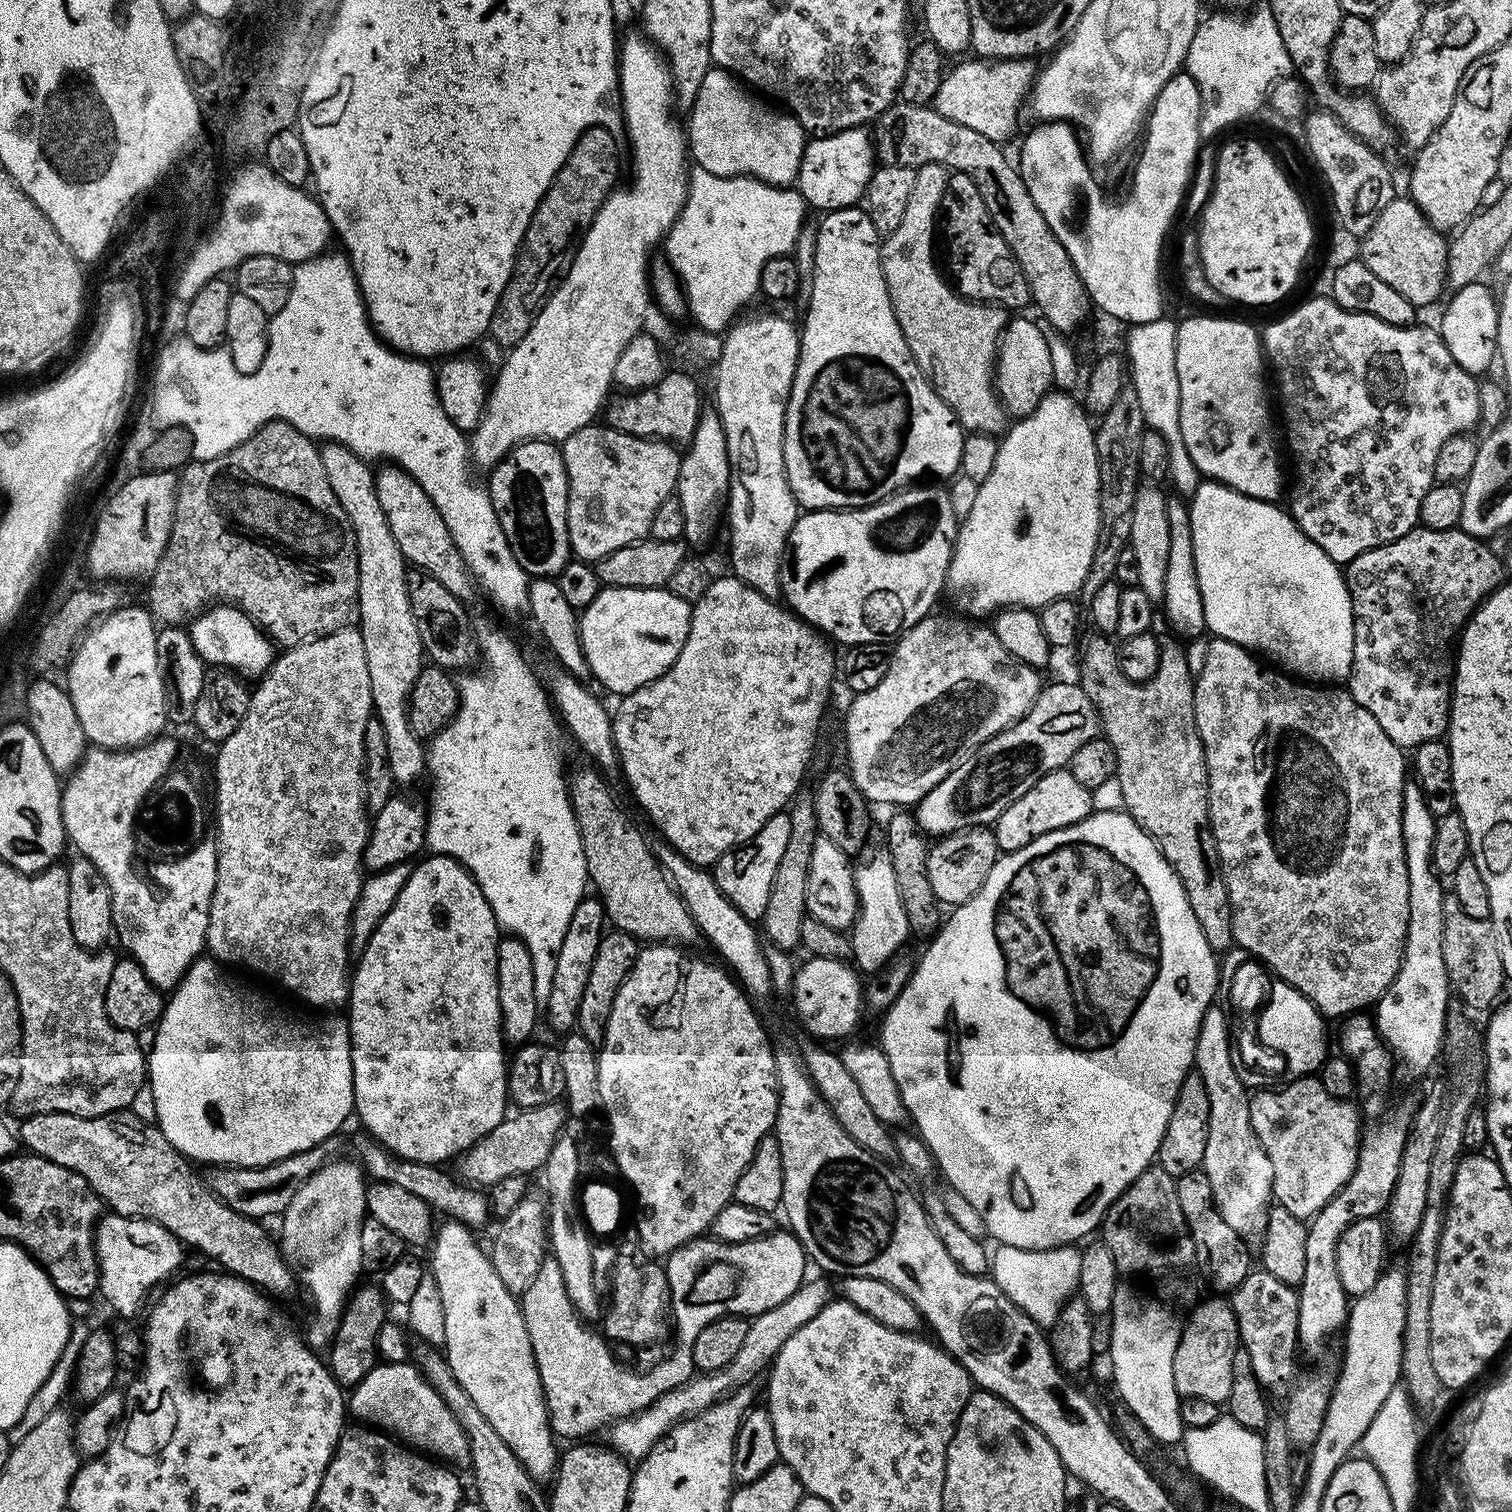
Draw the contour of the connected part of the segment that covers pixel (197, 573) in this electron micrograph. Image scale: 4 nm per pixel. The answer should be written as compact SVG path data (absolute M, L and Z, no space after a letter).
M271 420L269 424L263 424L250 438L246 438L246 442L234 446L234 450L213 460L193 459L183 465L176 486L176 509L172 515L172 529L168 545L158 566L147 581L146 587L148 587L146 607L161 625L183 625L193 619L197 610L213 602L227 602L242 609L255 624L264 629L265 636L272 641L273 645L284 650L296 648L299 644L304 644L317 636L325 636L343 628L353 627L360 618L360 607L356 601L358 598L356 539L350 522L346 518L346 510L342 510L338 498L334 498L334 490L330 490L330 481L326 479L326 470L322 466L320 448L314 443L312 437L304 436L285 420Z

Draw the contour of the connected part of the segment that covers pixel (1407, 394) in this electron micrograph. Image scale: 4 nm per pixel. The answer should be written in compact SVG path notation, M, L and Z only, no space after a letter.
M1308 300L1297 306L1293 312L1285 314L1281 320L1262 328L1262 347L1267 363L1276 371L1276 388L1280 391L1280 412L1284 415L1284 436L1288 439L1288 452L1292 455L1290 468L1290 491L1287 493L1290 515L1309 538L1328 555L1332 561L1347 566L1358 554L1371 548L1388 544L1391 540L1402 538L1413 531L1415 521L1420 514L1422 500L1434 485L1434 461L1438 459L1438 450L1446 443L1446 438L1454 438L1471 433L1475 424L1481 423L1478 390L1480 384L1473 373L1462 370L1454 362L1454 354L1446 350L1446 342L1439 331L1432 328L1409 326L1399 328L1382 322L1370 314L1351 312L1338 306L1335 300Z

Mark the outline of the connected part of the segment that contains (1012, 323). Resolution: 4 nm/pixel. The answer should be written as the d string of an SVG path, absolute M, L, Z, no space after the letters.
M1009 319L1000 337L1000 351L996 353L994 383L1004 411L1012 418L1031 416L1042 398L1053 391L1053 363L1050 358L1048 336L1032 320Z

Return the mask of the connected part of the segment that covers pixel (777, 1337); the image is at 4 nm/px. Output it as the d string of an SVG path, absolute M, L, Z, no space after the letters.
M805 1279L800 1288L794 1290L790 1298L786 1298L786 1302L778 1302L774 1310L766 1310L748 1320L746 1342L742 1342L742 1350L738 1350L738 1354L725 1368L717 1372L693 1375L692 1379L681 1388L672 1388L669 1392L662 1393L646 1410L637 1412L635 1416L627 1416L625 1420L618 1420L611 1425L611 1447L629 1461L638 1462L675 1424L680 1423L681 1420L687 1420L690 1416L696 1416L699 1412L704 1412L711 1404L717 1404L719 1400L723 1400L729 1392L741 1386L751 1385L753 1383L751 1380L756 1374L775 1359L778 1350L782 1350L786 1338L790 1338L794 1330L806 1326L806 1322L810 1322L814 1314L821 1312L833 1296L833 1285L831 1288L824 1280Z

